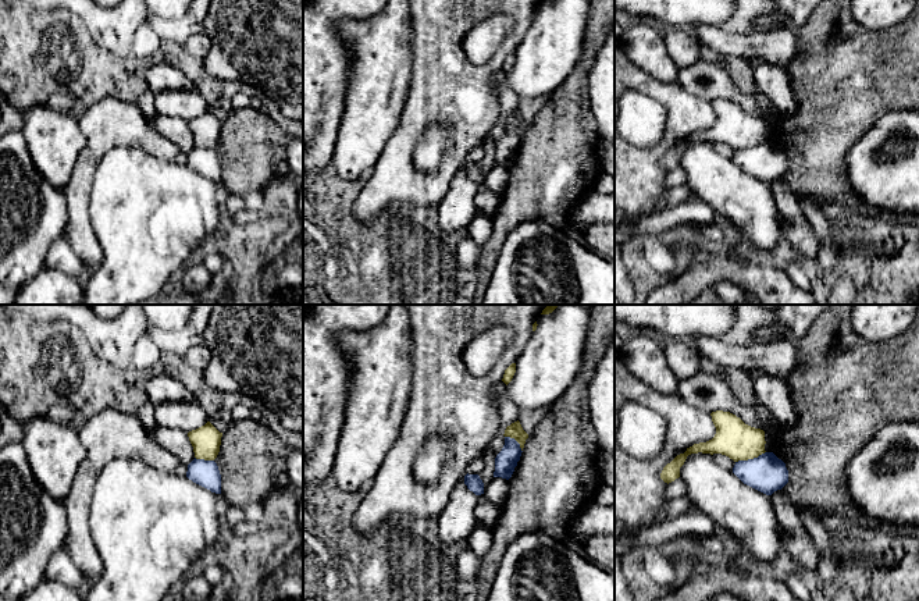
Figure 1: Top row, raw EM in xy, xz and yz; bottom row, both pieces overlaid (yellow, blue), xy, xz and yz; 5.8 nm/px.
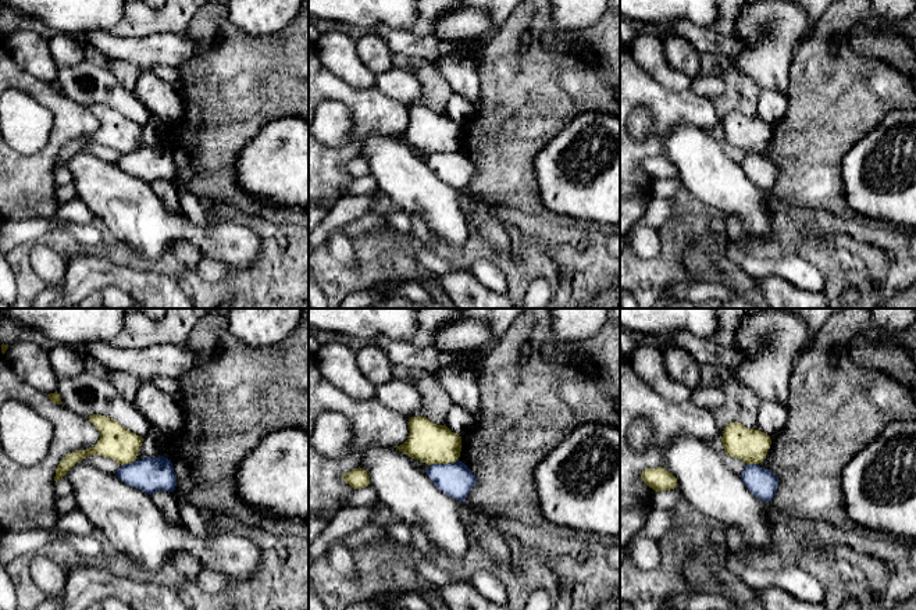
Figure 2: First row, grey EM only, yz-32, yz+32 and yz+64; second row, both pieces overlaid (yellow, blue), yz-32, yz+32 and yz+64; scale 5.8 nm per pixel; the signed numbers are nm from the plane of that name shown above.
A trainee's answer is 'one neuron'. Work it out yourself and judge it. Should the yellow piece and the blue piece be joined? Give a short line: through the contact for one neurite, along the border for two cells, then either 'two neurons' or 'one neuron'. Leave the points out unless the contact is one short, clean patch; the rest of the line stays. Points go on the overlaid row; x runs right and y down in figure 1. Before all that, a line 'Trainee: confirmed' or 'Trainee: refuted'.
Trainee: refuted
yz (765, 451), (757, 457), (736, 462) | two neurons

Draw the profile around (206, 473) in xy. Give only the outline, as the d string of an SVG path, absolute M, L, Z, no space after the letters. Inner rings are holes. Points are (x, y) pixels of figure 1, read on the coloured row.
M195 458L188 465L186 477L211 492L221 494L221 474L214 460Z

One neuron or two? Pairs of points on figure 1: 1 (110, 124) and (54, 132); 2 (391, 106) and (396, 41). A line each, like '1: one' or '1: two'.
1: two
2: one

